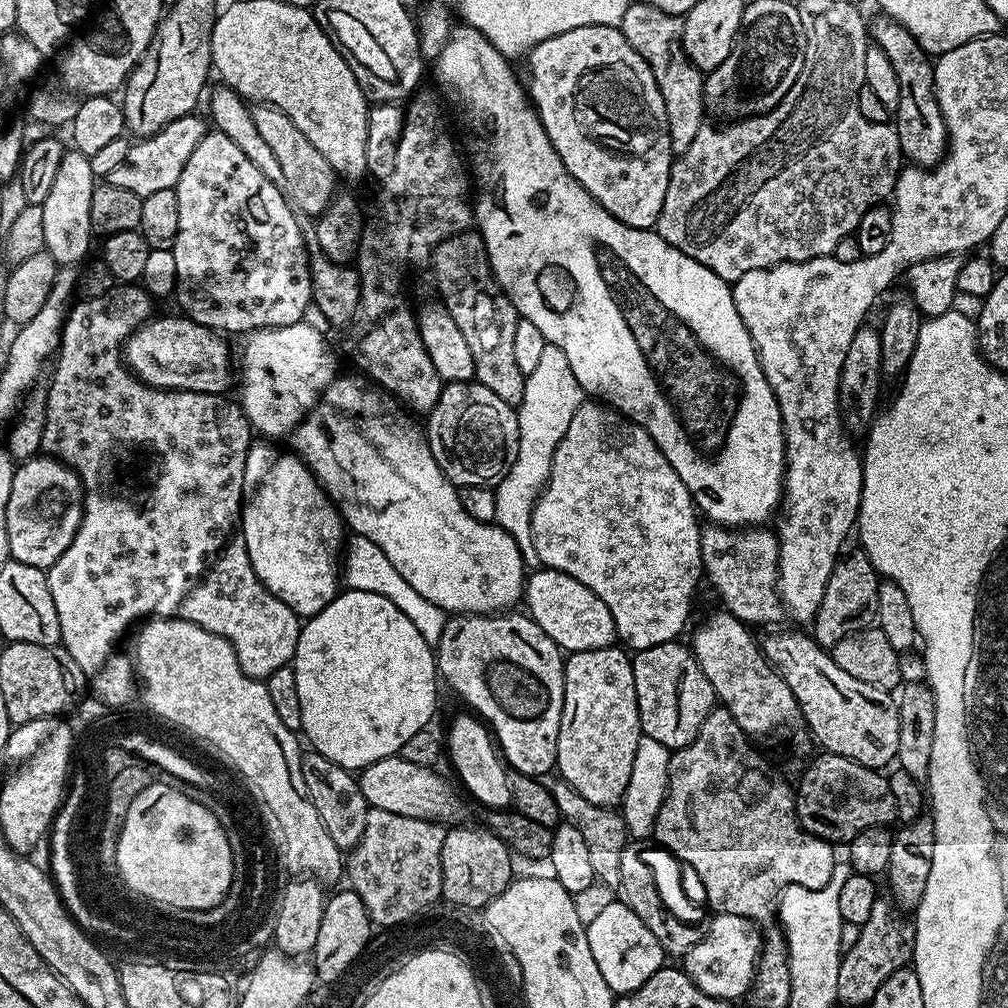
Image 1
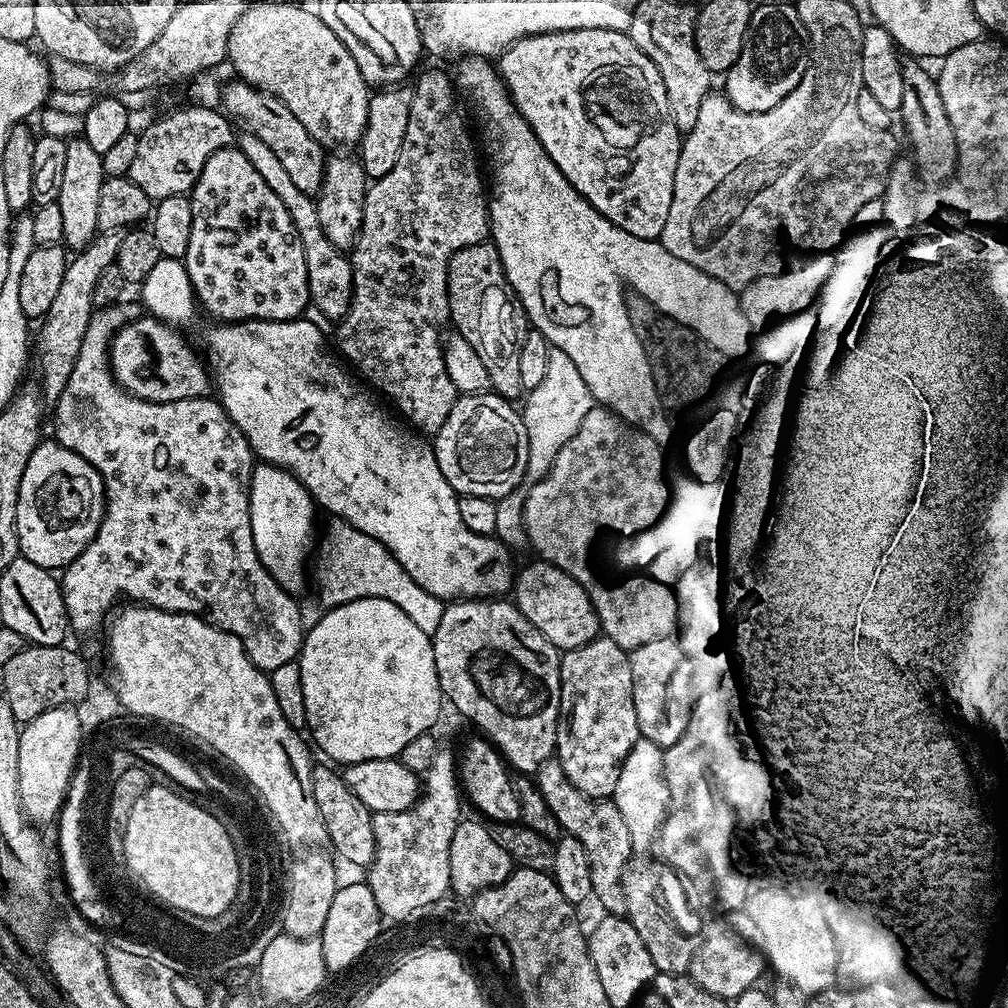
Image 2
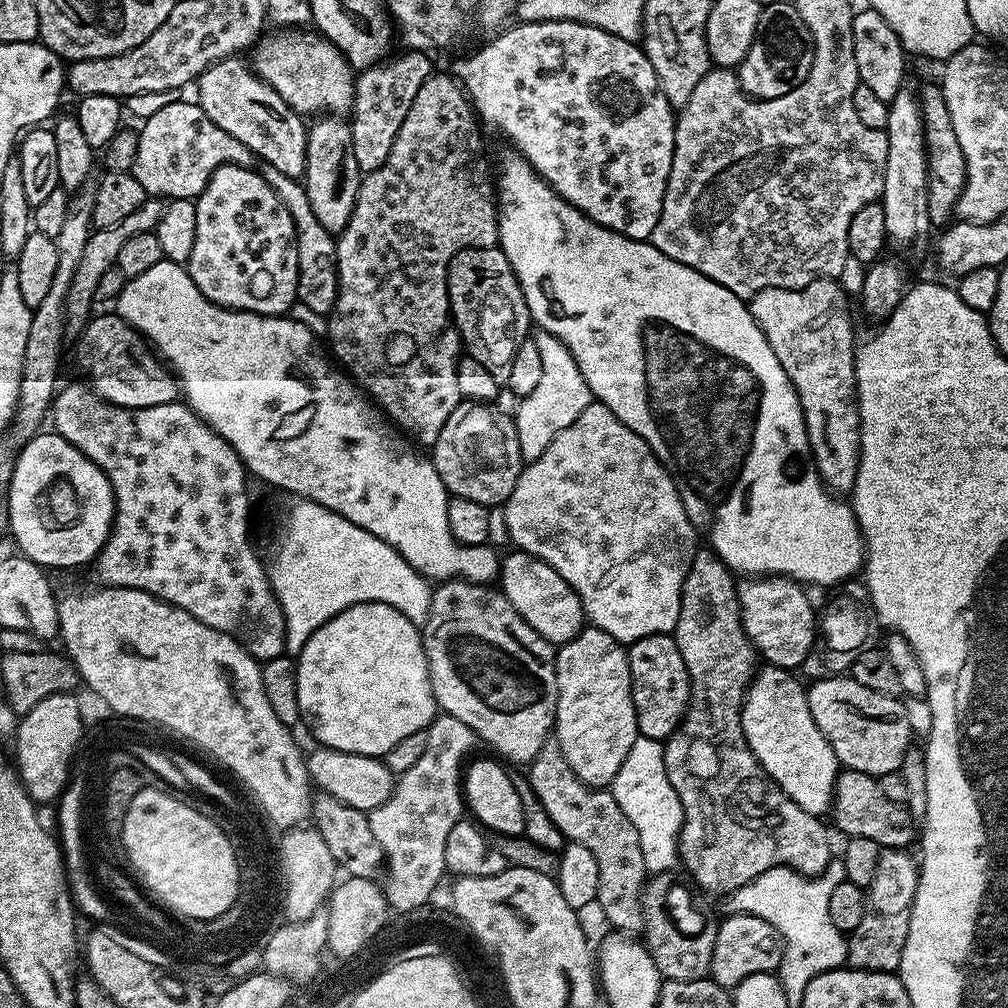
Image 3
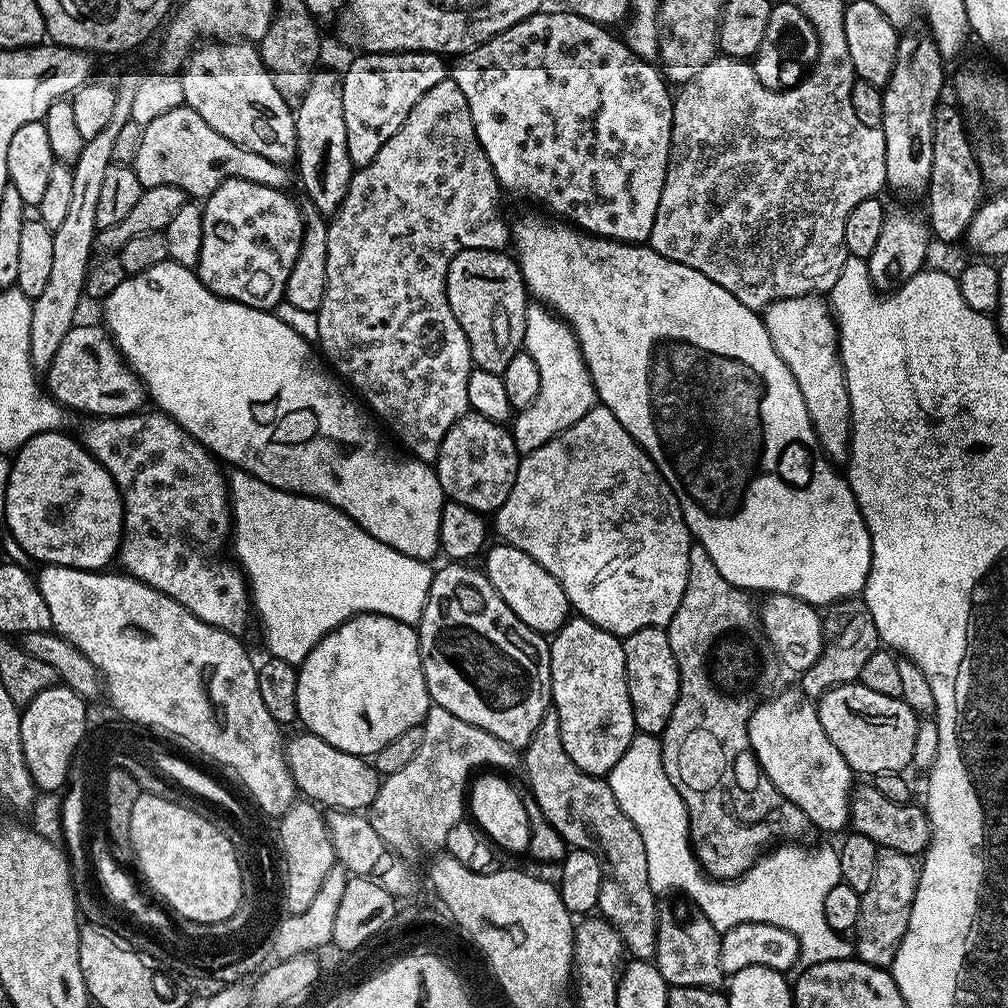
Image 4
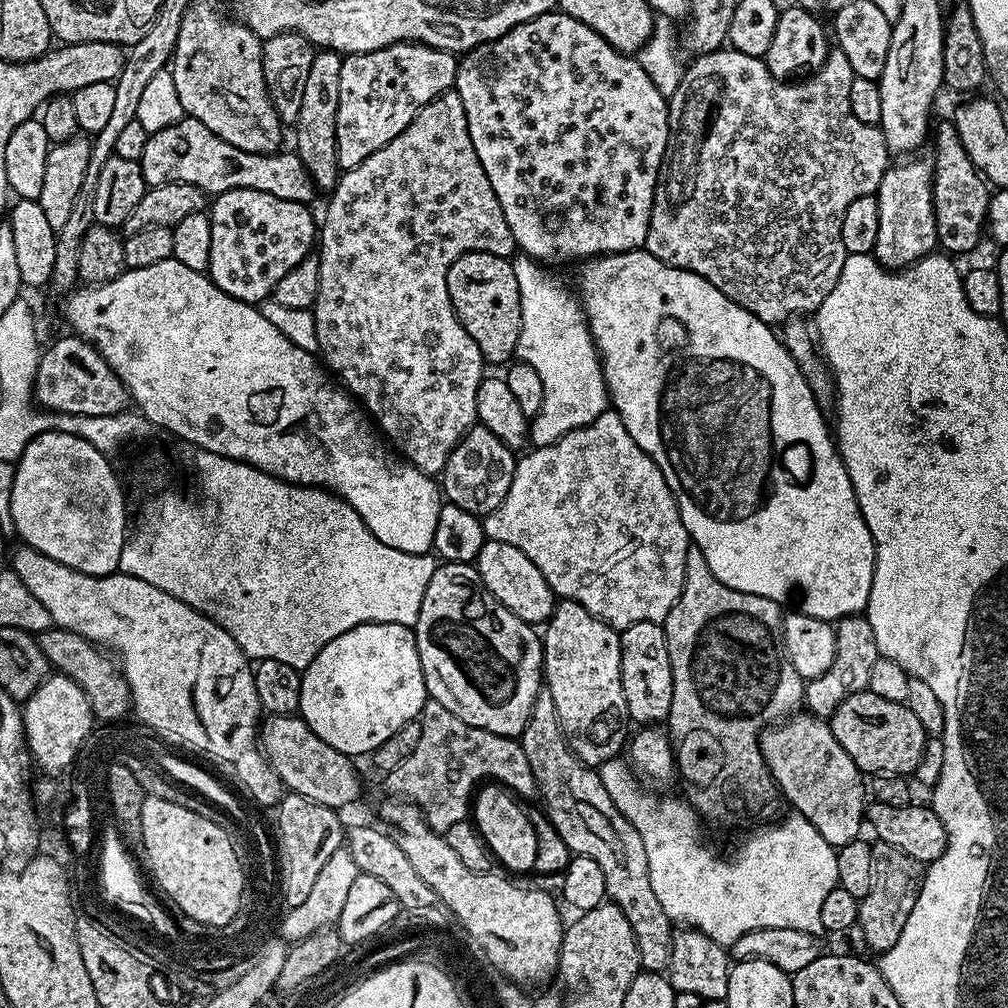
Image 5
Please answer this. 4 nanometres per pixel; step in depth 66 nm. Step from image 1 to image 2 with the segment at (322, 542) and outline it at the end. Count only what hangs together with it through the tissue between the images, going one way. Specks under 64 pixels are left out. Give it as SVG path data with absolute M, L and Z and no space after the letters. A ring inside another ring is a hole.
M260 462L253 467L252 480L248 483L248 509L254 550L262 566L266 566L266 570L289 594L302 591L304 579L310 576L308 555L314 552L312 535L316 532L316 501L297 476L292 476L285 468Z

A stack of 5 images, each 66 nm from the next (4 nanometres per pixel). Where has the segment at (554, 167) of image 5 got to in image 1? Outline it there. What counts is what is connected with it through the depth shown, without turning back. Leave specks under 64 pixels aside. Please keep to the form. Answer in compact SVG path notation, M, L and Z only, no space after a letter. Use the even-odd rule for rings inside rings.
M591 24L590 26L578 26L574 30L566 30L562 34L554 34L554 38L546 38L542 42L538 42L528 53L526 63L528 63L528 80L526 76L528 95L532 97L532 104L536 108L537 114L540 115L542 126L546 130L554 150L558 150L558 158L562 158L569 174L603 208L610 210L610 214L614 214L614 218L618 218L618 222L626 222L626 226L634 226L635 228L655 229L658 214L662 214L662 202L666 202L666 186L670 182L674 153L670 146L666 105L662 103L662 94L658 94L658 82L654 82L654 74L650 70L650 66L646 66L642 54L638 54L638 50L634 50L634 46L630 46L630 42L626 42L619 27L611 28L610 26Z

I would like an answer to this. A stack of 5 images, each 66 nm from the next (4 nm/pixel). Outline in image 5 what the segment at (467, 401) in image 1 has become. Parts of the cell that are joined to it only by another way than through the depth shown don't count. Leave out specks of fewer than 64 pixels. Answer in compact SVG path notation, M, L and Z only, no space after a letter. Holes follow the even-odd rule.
M482 426L469 428L468 433L452 447L450 458L442 473L442 496L454 506L462 506L462 510L470 510L470 514L486 517L498 506L502 506L502 498L506 498L506 490L510 490L510 482L514 478L517 457L513 449L507 448L503 442L490 434Z

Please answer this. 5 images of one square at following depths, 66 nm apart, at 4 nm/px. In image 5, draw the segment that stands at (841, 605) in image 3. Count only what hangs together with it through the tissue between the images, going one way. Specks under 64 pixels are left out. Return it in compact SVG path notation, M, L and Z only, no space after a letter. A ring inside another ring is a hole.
M867 615L843 616L842 619L835 621L834 627L836 649L830 670L826 670L826 674L818 674L818 678L809 680L804 685L803 707L811 715L821 718L831 718L834 710L838 710L838 706L847 696L867 689L870 669L880 656L878 646L874 642L874 630L870 630Z

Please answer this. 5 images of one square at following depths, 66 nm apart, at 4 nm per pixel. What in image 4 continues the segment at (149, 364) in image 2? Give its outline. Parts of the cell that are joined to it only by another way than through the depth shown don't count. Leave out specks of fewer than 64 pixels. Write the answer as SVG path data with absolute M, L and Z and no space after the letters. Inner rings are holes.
M80 322L66 334L46 373L47 395L55 403L63 404L65 409L88 412L84 414L92 418L139 413L146 404L144 384L116 349L107 328L96 324Z

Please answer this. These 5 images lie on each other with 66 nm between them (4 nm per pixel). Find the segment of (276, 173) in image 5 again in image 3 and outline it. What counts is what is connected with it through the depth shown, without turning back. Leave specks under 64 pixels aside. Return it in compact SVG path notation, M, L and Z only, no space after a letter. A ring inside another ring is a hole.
M177 98L173 104L162 106L158 114L150 114L138 128L139 136L137 146L137 157L131 173L138 182L142 182L142 190L152 198L167 198L168 200L195 200L206 190L206 182L218 170L218 166L223 164L237 164L243 168L252 168L254 157L250 149L242 146L238 138L230 138L222 126L214 126L210 118L200 108L199 103L187 104L184 98Z

